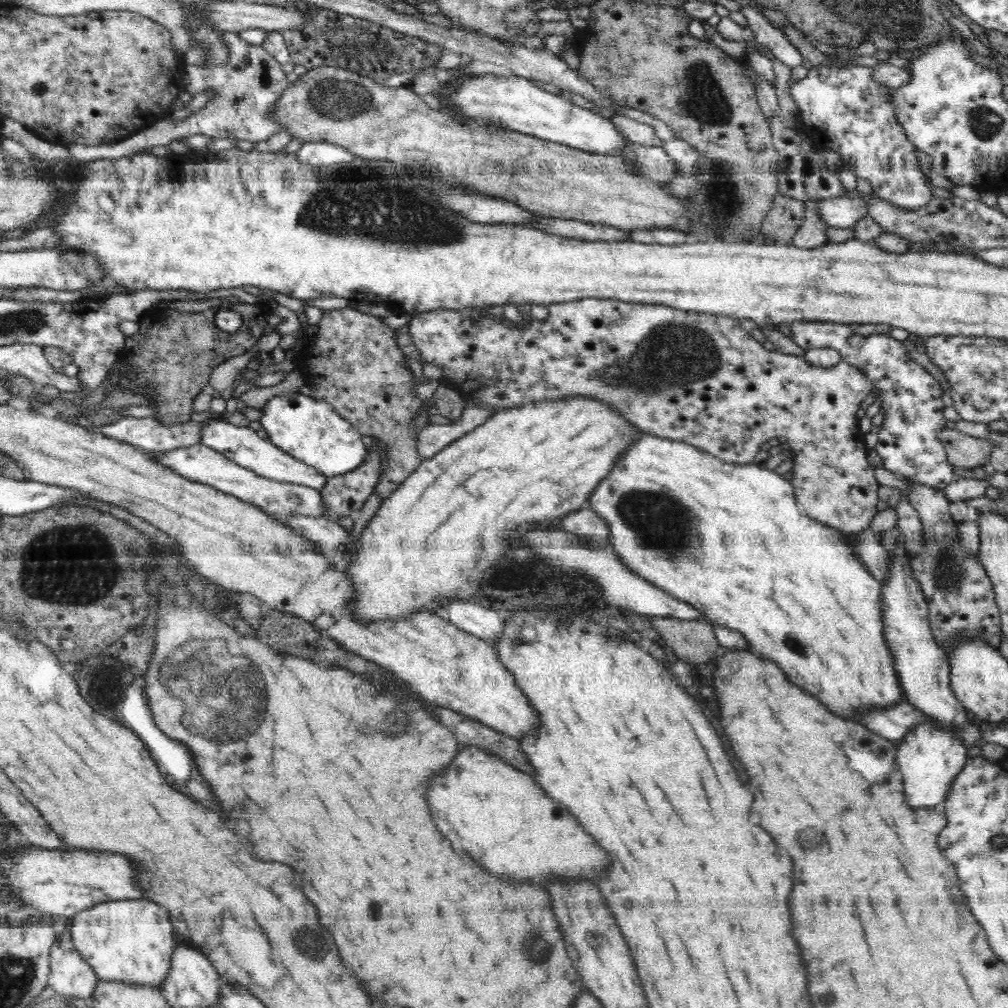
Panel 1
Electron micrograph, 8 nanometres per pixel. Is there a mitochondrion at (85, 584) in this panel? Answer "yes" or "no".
yes

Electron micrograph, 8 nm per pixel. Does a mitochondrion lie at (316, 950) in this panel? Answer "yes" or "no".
yes

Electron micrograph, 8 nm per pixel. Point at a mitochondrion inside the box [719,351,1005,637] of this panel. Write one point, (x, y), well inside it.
(948, 574)

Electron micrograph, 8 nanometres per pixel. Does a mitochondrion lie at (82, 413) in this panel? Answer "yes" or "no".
no

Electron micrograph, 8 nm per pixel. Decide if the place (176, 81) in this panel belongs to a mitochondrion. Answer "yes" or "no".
no

